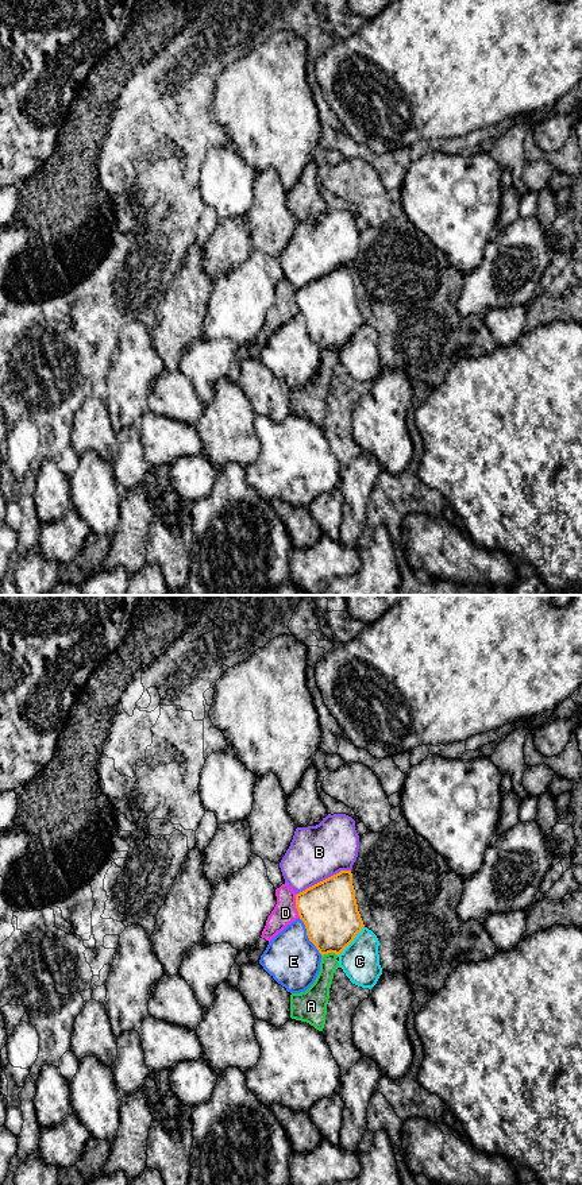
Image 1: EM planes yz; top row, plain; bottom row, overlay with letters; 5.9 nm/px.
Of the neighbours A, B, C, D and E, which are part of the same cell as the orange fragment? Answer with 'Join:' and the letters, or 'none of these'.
Join: none of these

